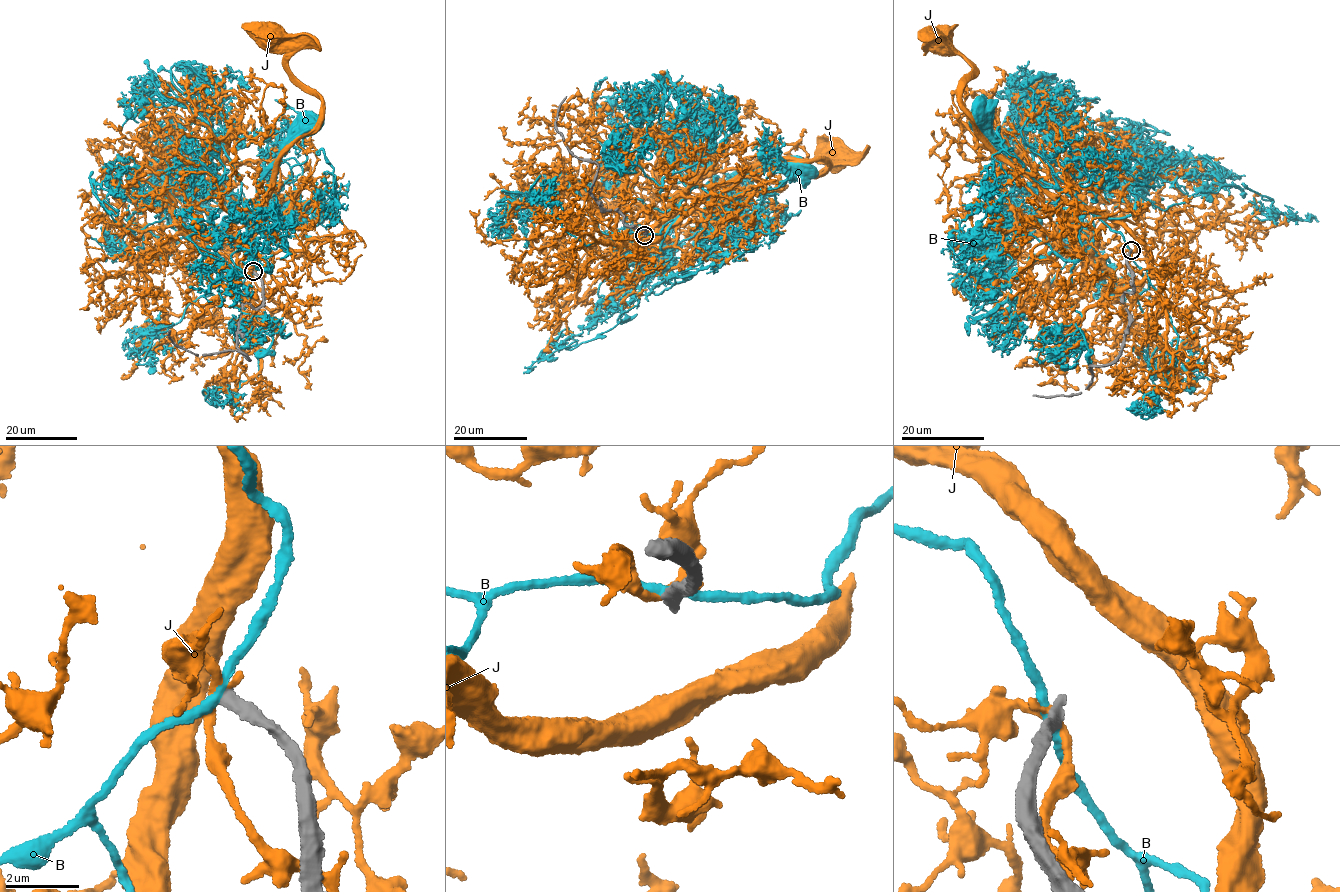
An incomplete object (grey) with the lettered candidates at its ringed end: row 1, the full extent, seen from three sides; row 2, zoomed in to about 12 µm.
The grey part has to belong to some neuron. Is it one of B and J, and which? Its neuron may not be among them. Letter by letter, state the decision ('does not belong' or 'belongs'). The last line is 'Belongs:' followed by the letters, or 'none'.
B: does not belong
J: does not belong
Belongs: none

